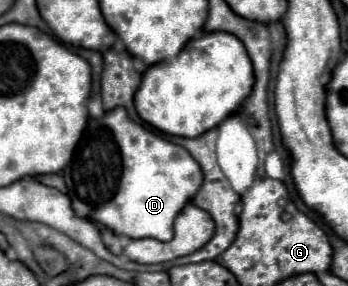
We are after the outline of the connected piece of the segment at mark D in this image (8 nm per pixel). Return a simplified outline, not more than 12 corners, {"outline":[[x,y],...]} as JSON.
{"outline":[[123,107],[65,173],[77,217],[171,241],[203,173]]}

